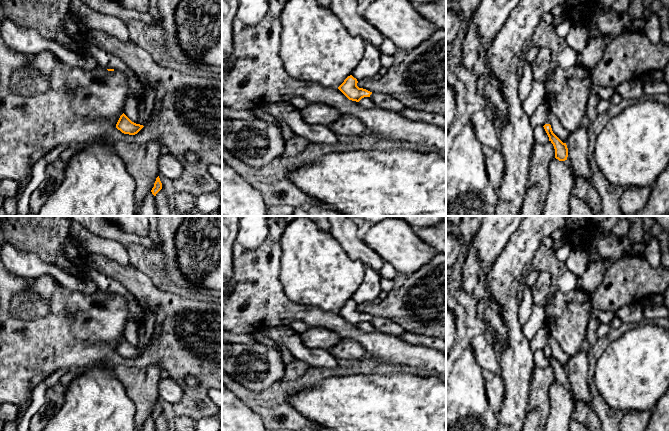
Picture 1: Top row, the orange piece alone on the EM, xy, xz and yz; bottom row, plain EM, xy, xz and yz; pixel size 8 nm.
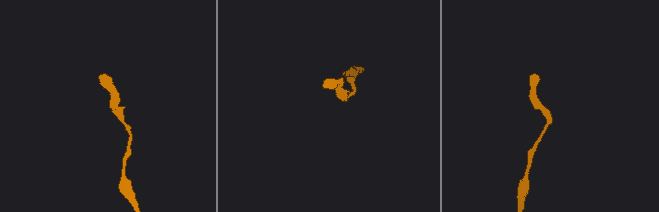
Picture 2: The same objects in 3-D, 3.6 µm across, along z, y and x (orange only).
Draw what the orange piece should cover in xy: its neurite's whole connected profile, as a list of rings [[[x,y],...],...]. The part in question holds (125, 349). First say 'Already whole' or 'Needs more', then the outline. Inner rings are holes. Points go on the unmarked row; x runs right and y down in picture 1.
Needs more. [[[124,337],[120,340],[116,352],[120,354],[124,358],[135,359],[137,358],[146,348],[150,346],[152,342],[152,338],[150,342],[141,348],[136,348],[132,346]]]

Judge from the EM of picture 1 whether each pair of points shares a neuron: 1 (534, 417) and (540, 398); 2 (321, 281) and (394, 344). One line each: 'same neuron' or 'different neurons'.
1: same neuron
2: different neurons

